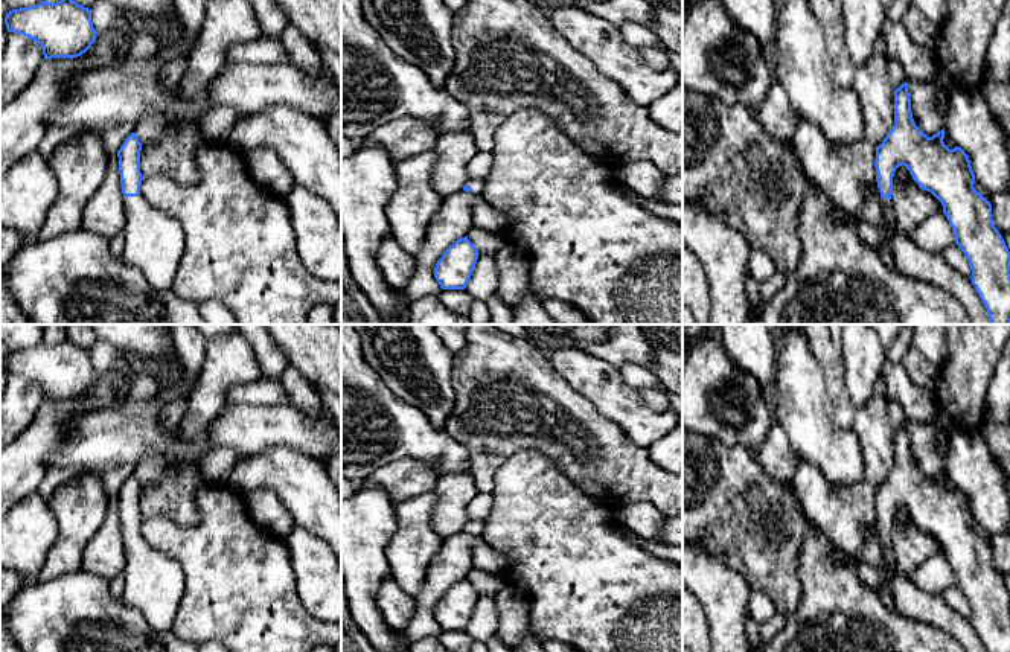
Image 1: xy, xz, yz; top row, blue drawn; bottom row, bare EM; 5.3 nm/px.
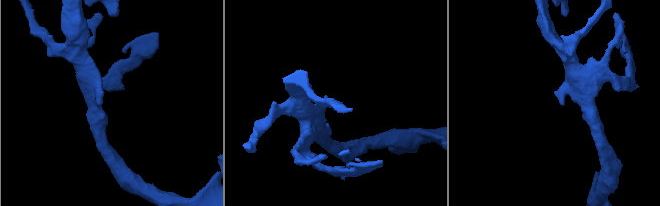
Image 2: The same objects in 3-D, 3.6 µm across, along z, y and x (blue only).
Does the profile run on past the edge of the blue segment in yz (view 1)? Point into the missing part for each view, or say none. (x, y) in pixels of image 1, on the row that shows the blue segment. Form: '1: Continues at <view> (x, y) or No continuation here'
1: Continues at yz (890, 227)

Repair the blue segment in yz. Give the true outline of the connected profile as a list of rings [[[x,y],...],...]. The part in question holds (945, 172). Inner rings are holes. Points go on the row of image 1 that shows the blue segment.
[[[908,82],[894,90],[894,125],[882,143],[876,146],[876,181],[885,209],[885,224],[879,229],[882,232],[882,244],[873,248],[890,270],[897,271],[888,250],[888,239],[900,232],[891,209],[891,190],[894,172],[903,165],[919,187],[931,192],[941,203],[943,213],[952,227],[955,244],[969,260],[972,285],[987,309],[990,323],[1010,324],[1010,251],[993,224],[990,201],[973,187],[975,174],[969,155],[958,146],[949,149],[943,142],[944,134],[943,128],[932,137],[928,137],[916,125],[911,113]]]

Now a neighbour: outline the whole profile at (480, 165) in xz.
[[[477,151],[471,161],[468,163],[468,174],[471,178],[483,178],[487,177],[491,168],[494,165],[492,152],[480,152]]]

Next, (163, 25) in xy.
[[[149,15],[148,20],[155,27],[157,44],[169,46],[169,37],[172,34],[172,23],[175,21],[174,15],[168,15],[168,17]]]

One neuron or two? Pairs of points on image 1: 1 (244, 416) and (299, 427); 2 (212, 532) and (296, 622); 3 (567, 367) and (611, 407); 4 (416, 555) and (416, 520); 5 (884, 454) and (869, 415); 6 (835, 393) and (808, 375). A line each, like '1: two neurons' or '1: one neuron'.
1: one neuron
2: one neuron
3: one neuron
4: one neuron
5: one neuron
6: two neurons

